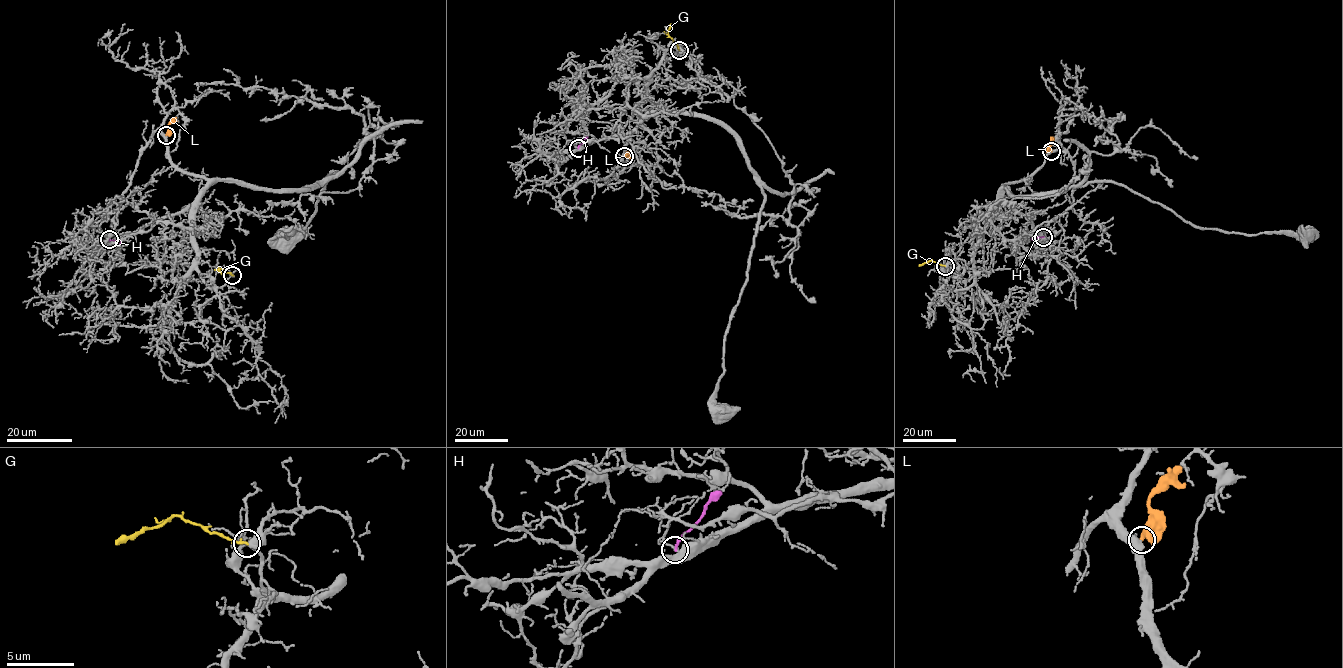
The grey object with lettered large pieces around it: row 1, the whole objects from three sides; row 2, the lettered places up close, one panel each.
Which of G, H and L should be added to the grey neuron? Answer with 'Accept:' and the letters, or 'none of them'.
Accept: none of them

